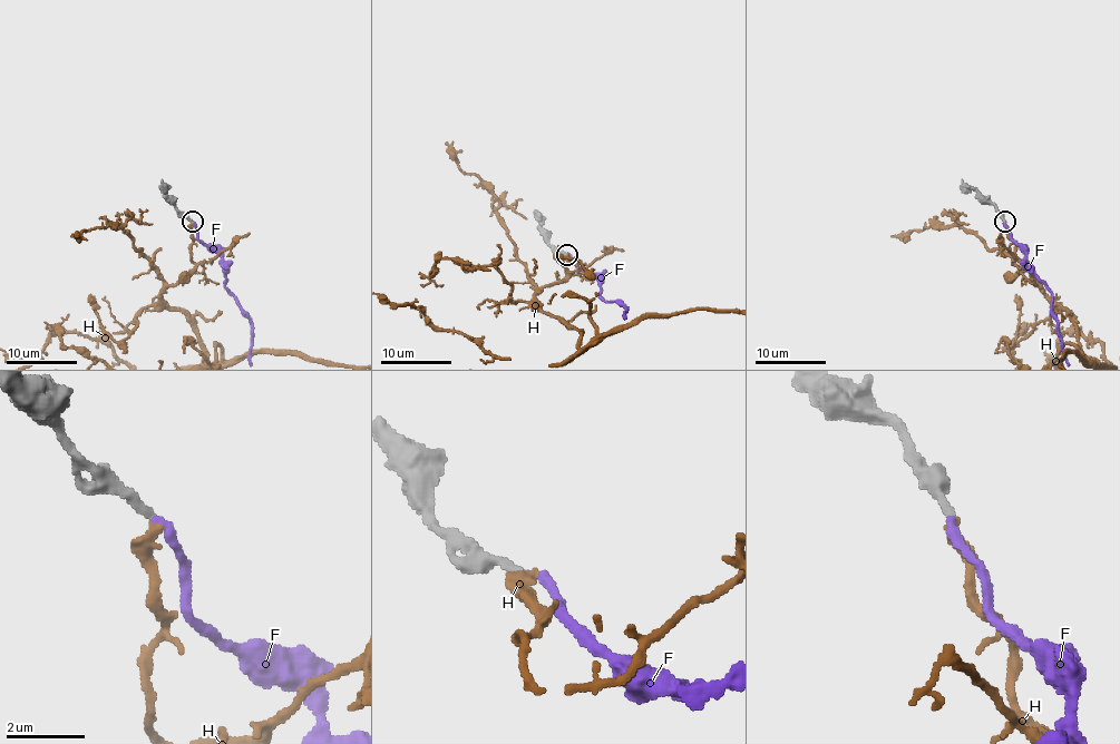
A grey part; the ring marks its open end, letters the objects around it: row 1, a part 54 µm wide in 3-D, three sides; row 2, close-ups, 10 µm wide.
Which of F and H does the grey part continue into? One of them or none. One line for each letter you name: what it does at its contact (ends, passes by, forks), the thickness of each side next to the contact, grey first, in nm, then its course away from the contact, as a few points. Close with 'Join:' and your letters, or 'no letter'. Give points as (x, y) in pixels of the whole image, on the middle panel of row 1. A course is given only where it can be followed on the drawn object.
F: It ends there. Thickness 240 nm (grey) against 220 nm. Its course: (566, 254), (599, 278), (600, 294), (605, 300), (617, 302), (625, 311), (625, 320)
Join: F

